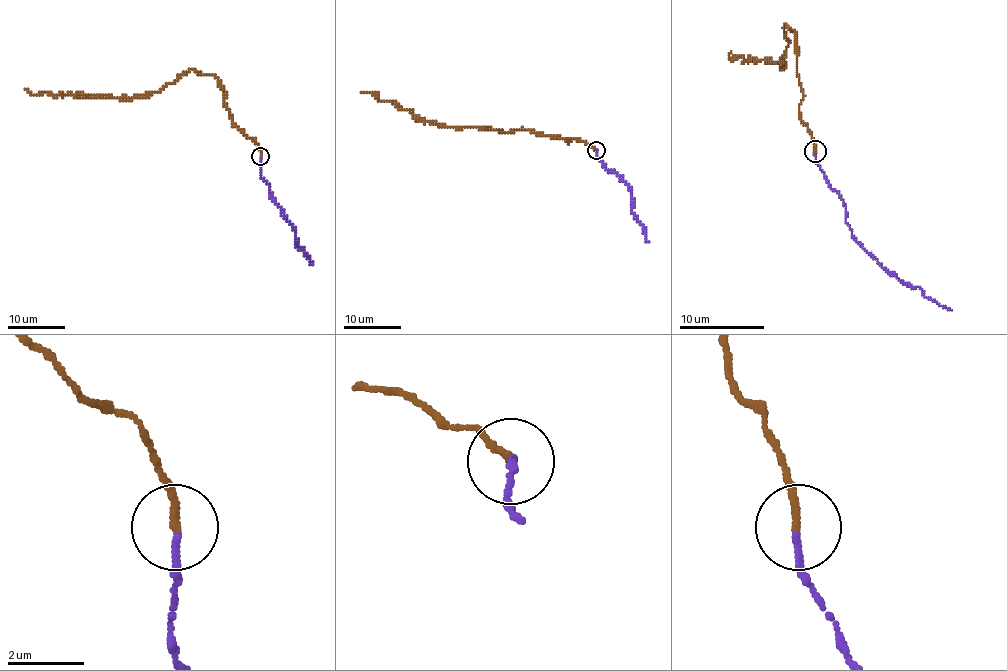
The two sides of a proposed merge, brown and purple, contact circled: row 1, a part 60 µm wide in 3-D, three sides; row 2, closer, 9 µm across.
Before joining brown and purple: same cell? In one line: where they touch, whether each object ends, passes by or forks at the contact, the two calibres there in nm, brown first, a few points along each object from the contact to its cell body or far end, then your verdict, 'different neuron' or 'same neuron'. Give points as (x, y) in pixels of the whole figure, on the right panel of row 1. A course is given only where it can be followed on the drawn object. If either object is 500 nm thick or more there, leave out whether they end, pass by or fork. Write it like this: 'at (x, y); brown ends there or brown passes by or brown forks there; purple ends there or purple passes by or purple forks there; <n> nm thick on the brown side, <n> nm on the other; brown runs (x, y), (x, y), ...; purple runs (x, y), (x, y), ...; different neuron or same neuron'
at (815, 151); brown ends there; purple ends there; 200 nm thick on the brown side, 180 nm on the other; brown runs (816, 151), (799, 114), (803, 91), (792, 29), (784, 25), (782, 66), (731, 59), (731, 51); purple runs (816, 153), (816, 163), (843, 202), (852, 236), (903, 282), (909, 282), (926, 297), (952, 310); same neuron

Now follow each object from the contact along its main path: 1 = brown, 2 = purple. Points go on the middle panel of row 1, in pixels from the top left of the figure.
1: (596, 150), (577, 139), (567, 142), (521, 129), (451, 127), (416, 119), (392, 101), (360, 93)
2: (596, 150), (596, 156), (606, 169), (619, 175), (629, 188), (632, 214), (644, 225), (646, 242)

